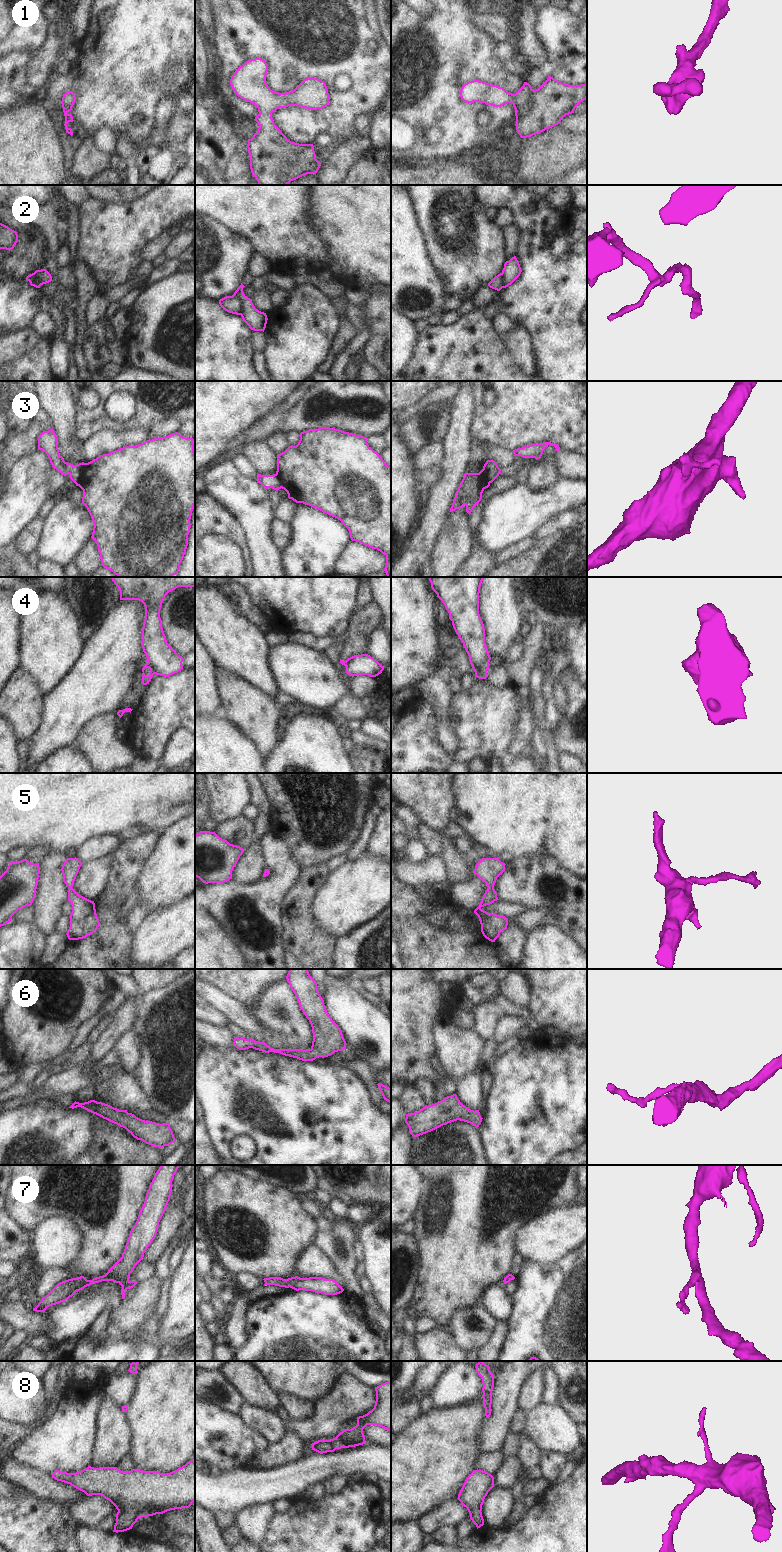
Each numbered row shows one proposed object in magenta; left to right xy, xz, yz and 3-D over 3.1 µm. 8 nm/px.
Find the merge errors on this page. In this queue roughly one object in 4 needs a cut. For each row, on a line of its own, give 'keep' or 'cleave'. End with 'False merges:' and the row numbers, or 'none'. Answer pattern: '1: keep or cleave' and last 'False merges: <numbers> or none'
1: keep
2: cleave
3: cleave
4: cleave
5: keep
6: keep
7: keep
8: keep
False merges: 2, 3, 4

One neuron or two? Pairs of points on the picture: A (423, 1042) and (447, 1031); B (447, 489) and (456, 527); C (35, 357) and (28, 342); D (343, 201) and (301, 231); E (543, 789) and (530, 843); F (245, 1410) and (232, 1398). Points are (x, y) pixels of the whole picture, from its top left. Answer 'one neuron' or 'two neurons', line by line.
A: two neurons
B: two neurons
C: two neurons
D: two neurons
E: one neuron
F: two neurons

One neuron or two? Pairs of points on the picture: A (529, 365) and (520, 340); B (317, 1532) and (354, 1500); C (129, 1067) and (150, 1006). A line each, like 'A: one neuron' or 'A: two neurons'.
A: one neuron
B: one neuron
C: two neurons

